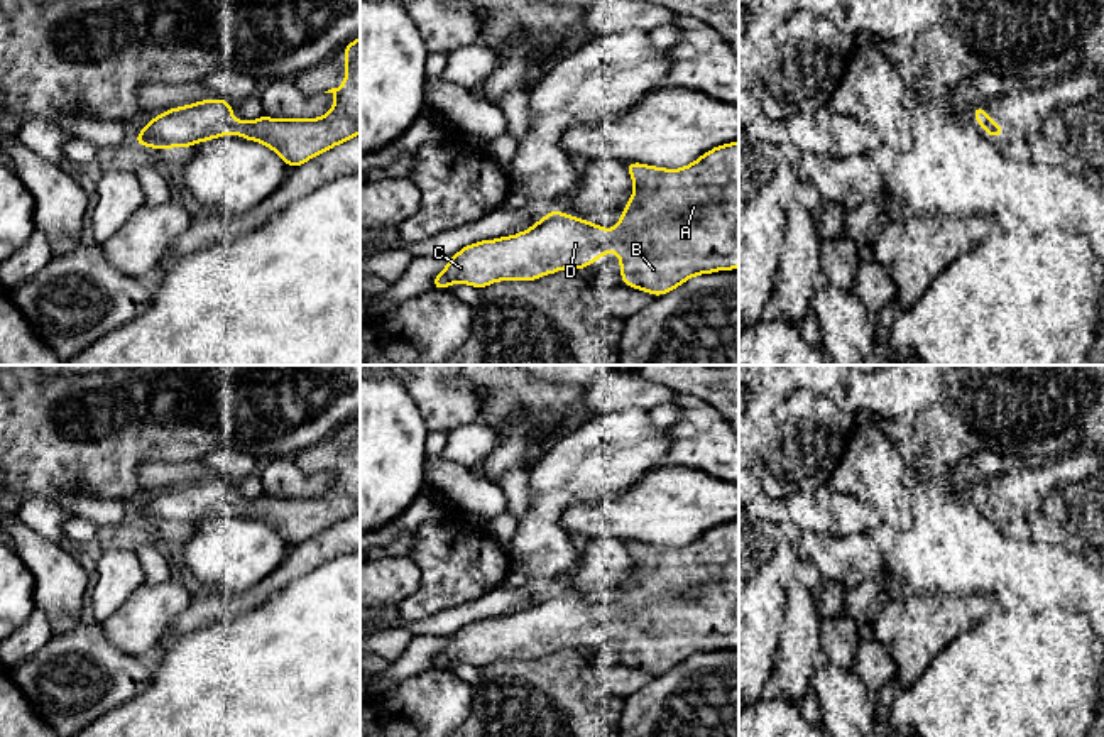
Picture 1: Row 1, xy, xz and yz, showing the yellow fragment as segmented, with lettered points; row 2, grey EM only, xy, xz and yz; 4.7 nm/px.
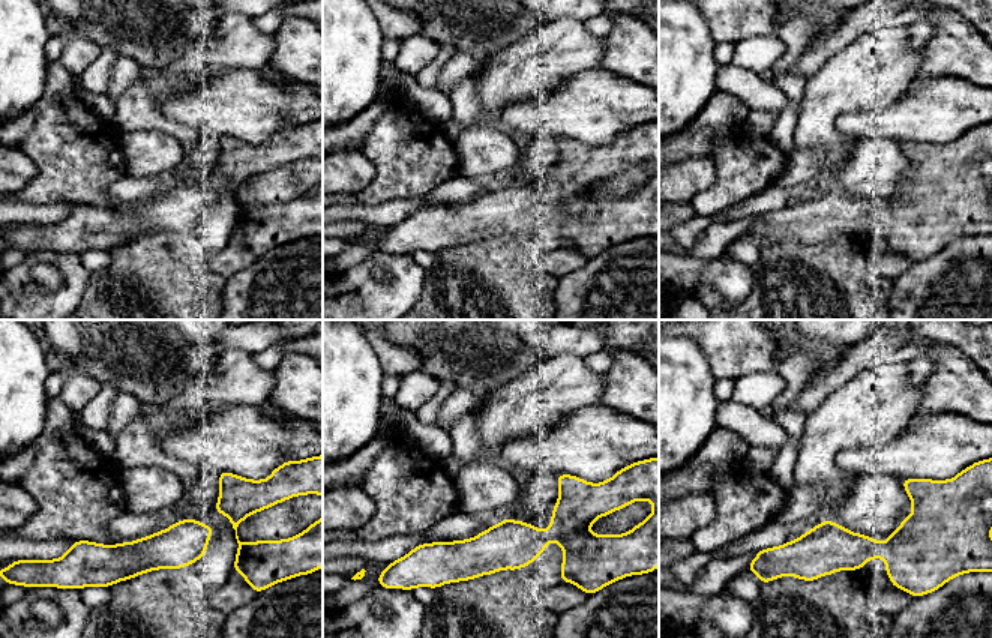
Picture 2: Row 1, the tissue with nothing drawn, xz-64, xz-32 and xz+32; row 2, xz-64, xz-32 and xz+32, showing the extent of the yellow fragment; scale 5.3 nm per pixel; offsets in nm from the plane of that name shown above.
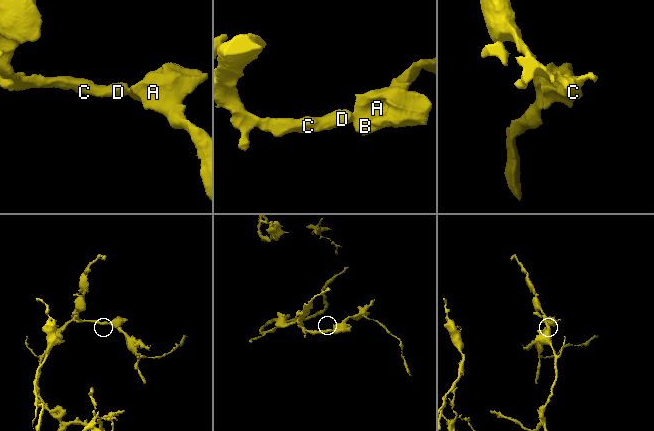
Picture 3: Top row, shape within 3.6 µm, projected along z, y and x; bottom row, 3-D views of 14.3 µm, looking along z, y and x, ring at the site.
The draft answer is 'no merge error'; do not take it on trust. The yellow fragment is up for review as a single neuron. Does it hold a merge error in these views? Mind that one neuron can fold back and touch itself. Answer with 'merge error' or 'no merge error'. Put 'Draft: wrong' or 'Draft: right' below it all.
no merge error
Draft: right

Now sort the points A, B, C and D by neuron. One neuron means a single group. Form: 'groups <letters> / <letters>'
groups A B C D

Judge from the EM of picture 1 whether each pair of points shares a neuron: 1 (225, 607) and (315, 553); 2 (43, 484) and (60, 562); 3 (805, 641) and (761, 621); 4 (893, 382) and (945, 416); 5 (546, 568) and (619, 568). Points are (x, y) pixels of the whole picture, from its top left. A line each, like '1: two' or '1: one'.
1: one
2: two
3: two
4: two
5: two

